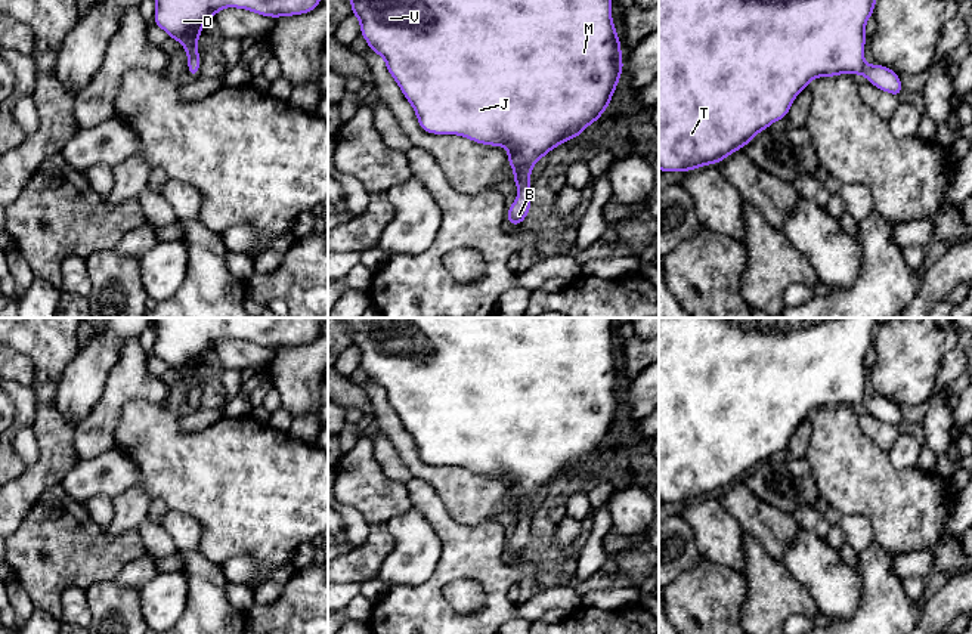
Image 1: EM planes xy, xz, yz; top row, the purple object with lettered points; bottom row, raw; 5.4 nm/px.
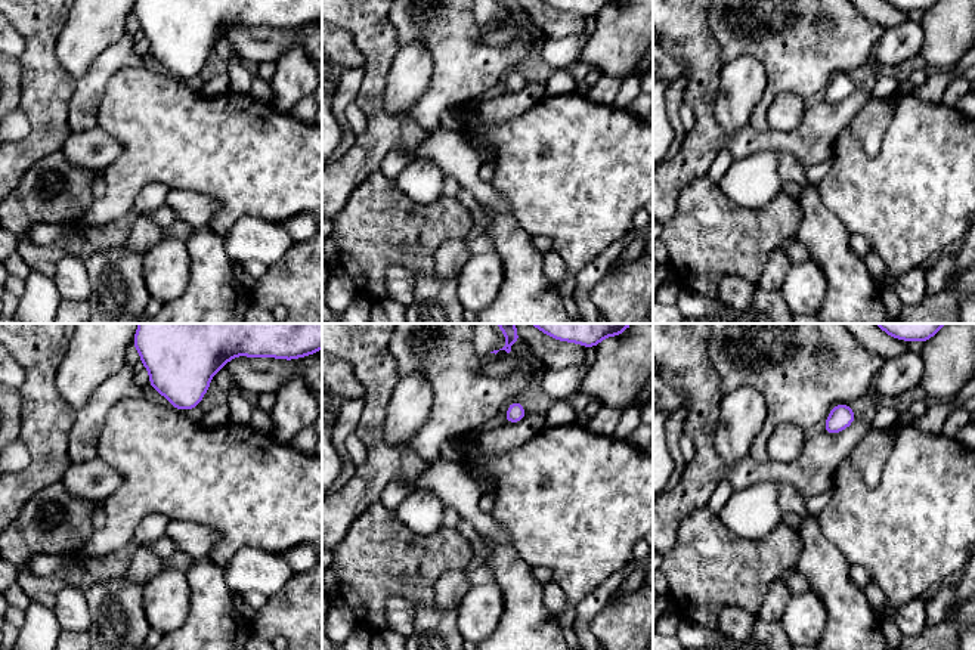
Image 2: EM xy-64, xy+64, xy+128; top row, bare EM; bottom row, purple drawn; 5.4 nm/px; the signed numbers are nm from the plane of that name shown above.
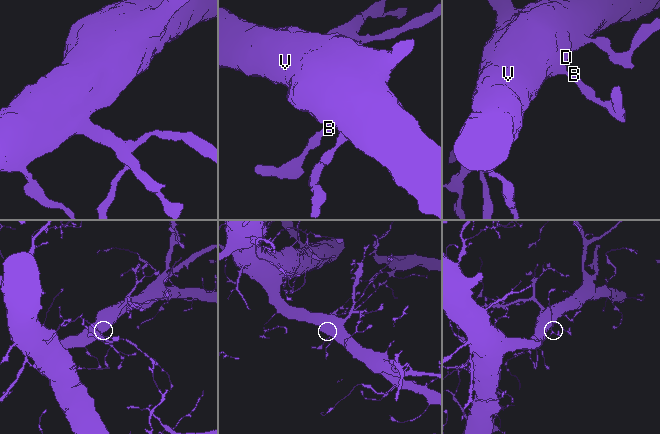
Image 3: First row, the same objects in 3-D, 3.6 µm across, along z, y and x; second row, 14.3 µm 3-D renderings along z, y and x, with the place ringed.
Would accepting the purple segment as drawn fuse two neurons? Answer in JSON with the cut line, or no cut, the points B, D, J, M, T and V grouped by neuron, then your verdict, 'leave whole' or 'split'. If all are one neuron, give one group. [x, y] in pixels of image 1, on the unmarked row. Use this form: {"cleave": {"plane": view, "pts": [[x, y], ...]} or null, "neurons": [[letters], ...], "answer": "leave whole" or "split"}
{"cleave": null, "neurons": [["B", "D", "J", "M", "T", "V"]], "answer": "leave whole"}

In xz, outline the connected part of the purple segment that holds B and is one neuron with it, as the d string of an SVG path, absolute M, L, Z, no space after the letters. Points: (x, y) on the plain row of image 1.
M344 318L344 322L352 334L352 346L355 346L360 352L360 368L365 369L369 375L371 383L378 384L386 392L386 399L390 403L390 406L394 409L397 417L400 418L403 427L406 432L412 436L420 458L431 466L458 466L462 468L467 468L476 474L482 476L490 476L490 477L504 477L508 480L508 497L514 501L513 513L518 519L518 525L516 528L516 532L508 538L507 544L507 553L511 556L511 559L516 559L517 556L521 556L527 547L527 544L532 539L530 535L530 505L533 495L539 492L541 489L547 488L550 482L557 479L561 474L566 474L572 468L579 468L582 463L597 451L603 449L603 442L612 434L612 426L619 417L619 408L623 403L623 390L620 389L622 377L619 372L617 362L613 356L612 350L612 328L613 328L613 319L615 318Z

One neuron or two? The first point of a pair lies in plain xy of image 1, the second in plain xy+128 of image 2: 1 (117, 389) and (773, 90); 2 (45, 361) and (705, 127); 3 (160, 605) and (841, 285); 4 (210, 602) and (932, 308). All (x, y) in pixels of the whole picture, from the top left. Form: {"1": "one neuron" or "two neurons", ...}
{"1": "one neuron", "2": "one neuron", "3": "two neurons", "4": "two neurons"}

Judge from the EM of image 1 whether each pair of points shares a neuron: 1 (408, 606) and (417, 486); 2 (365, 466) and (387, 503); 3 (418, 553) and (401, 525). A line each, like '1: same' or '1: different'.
1: same
2: same
3: same

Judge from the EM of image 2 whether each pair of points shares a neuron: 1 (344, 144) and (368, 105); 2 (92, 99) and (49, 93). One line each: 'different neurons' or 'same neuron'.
1: different neurons
2: different neurons

